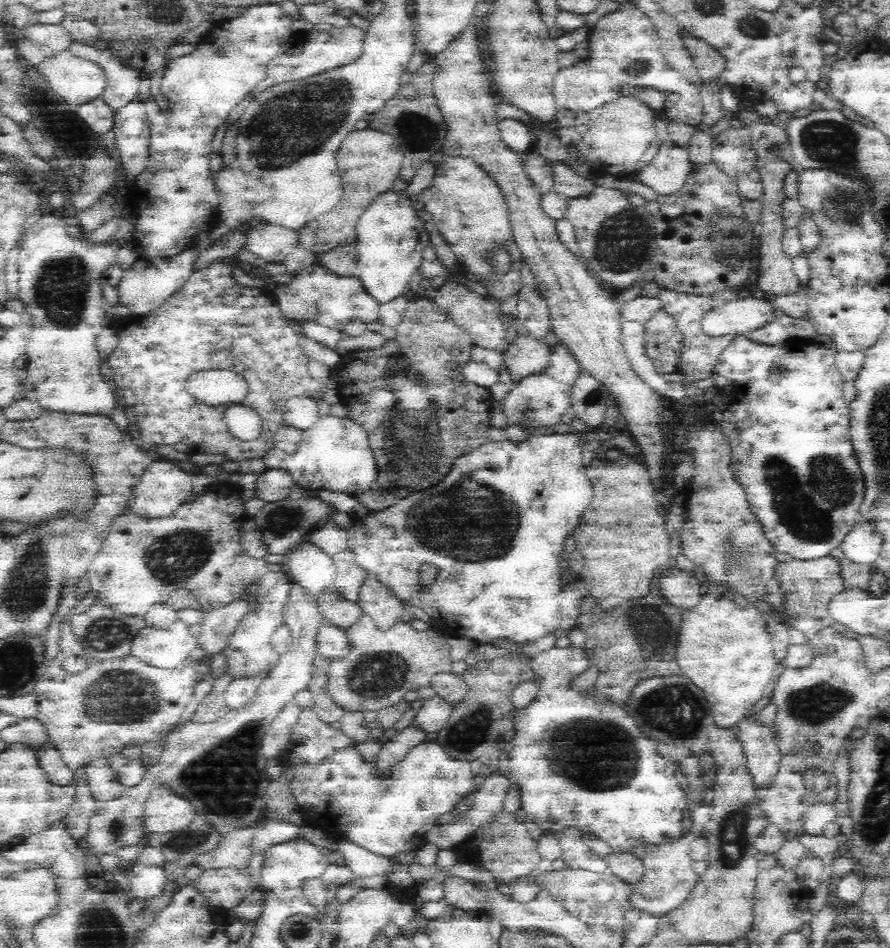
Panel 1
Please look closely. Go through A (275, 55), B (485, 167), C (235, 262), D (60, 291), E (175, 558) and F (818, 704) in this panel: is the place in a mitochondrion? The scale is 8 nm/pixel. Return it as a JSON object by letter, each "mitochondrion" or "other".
{"A":"other","B":"other","C":"other","D":"mitochondrion","E":"mitochondrion","F":"mitochondrion"}

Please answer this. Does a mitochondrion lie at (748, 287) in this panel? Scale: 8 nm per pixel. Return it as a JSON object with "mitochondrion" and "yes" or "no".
{"mitochondrion":"no"}

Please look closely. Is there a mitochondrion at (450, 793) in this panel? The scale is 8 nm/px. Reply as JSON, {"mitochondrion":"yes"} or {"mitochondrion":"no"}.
{"mitochondrion":"no"}

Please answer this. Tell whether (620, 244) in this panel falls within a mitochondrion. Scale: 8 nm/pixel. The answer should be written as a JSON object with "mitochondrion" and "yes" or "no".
{"mitochondrion":"yes"}

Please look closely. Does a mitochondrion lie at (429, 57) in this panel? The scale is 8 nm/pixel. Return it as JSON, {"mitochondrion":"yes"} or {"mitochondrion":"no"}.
{"mitochondrion":"no"}

